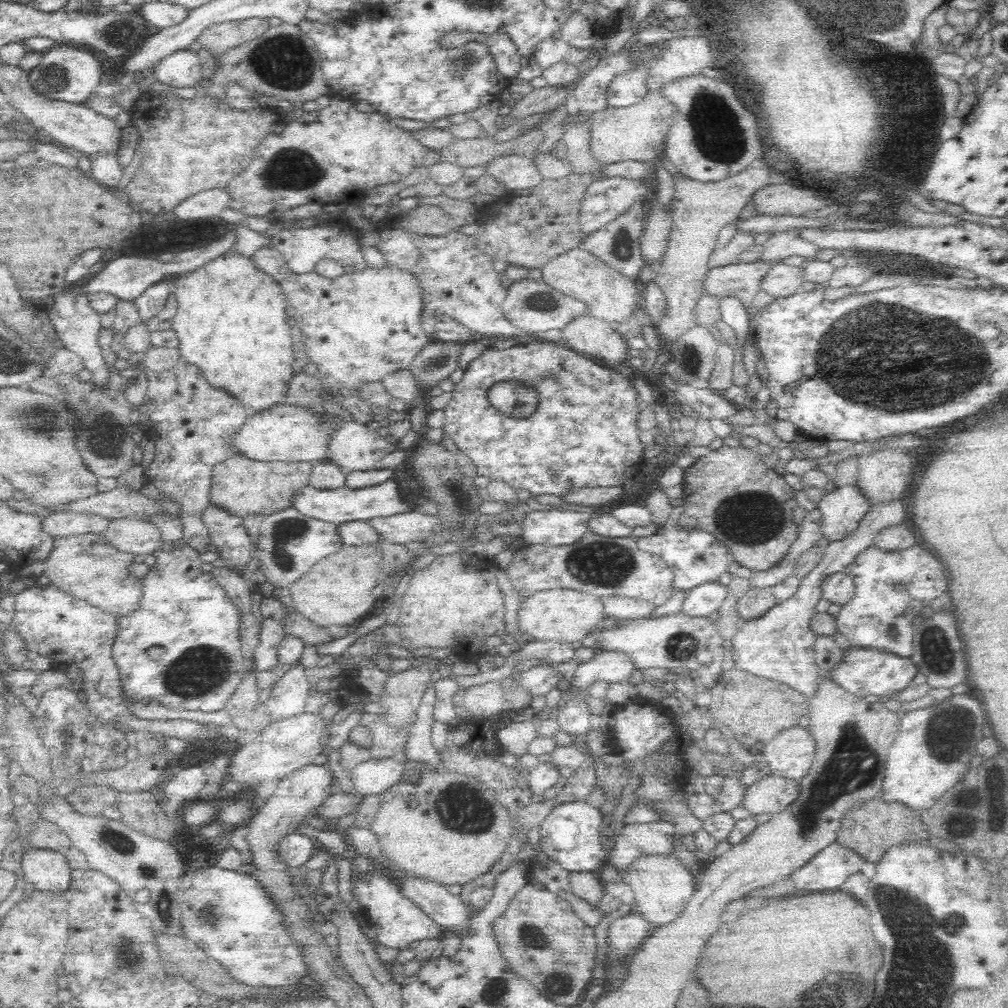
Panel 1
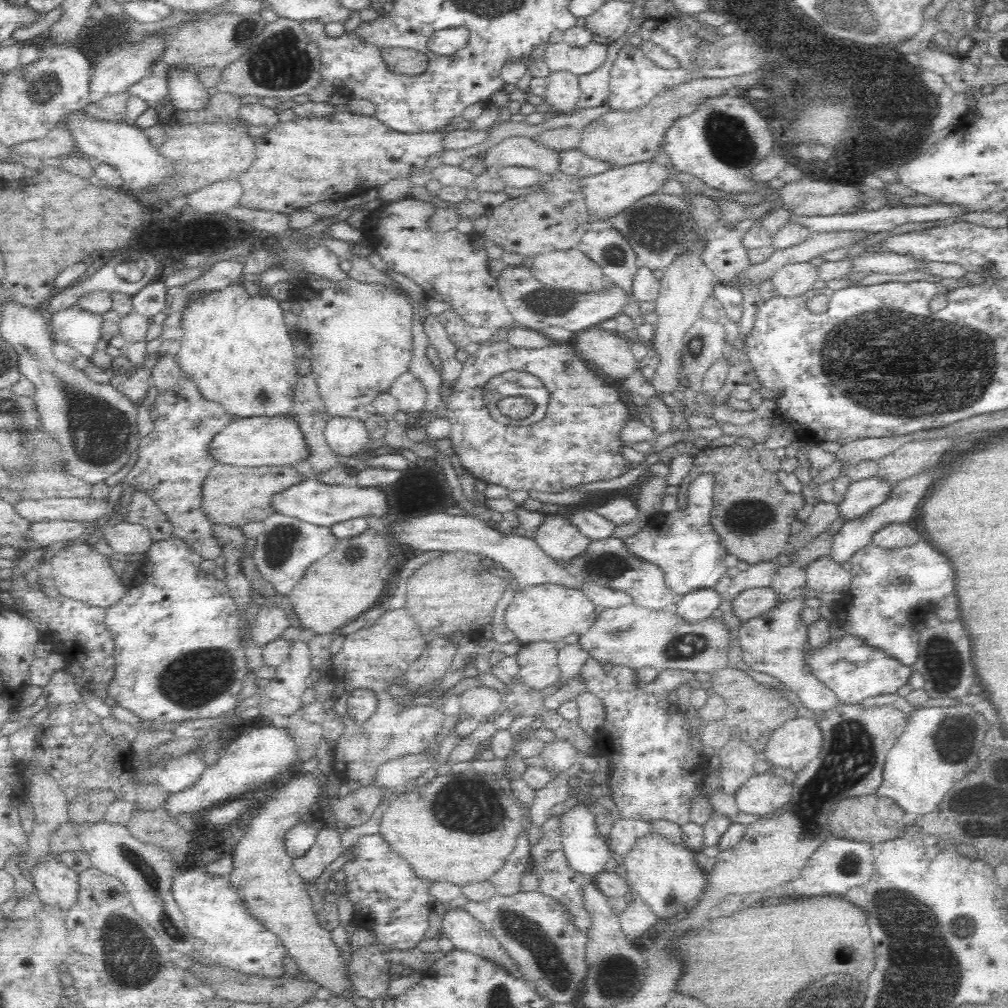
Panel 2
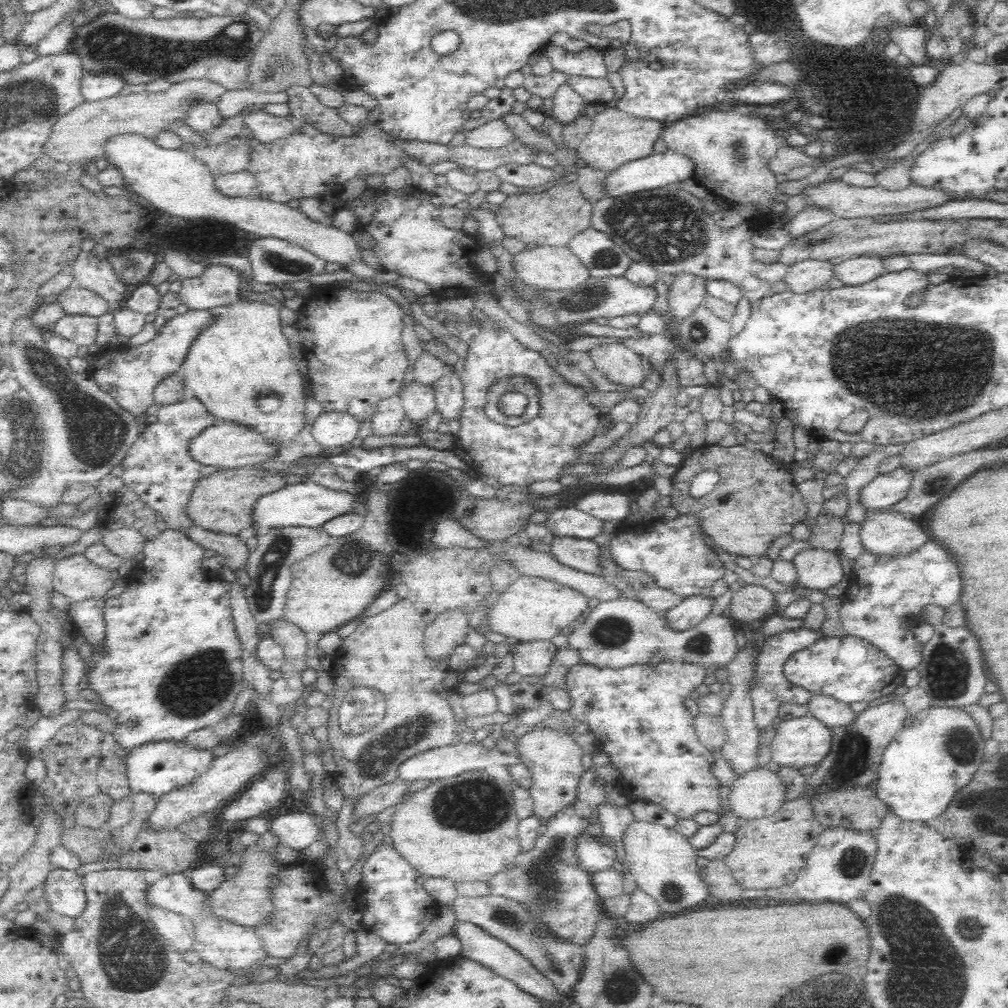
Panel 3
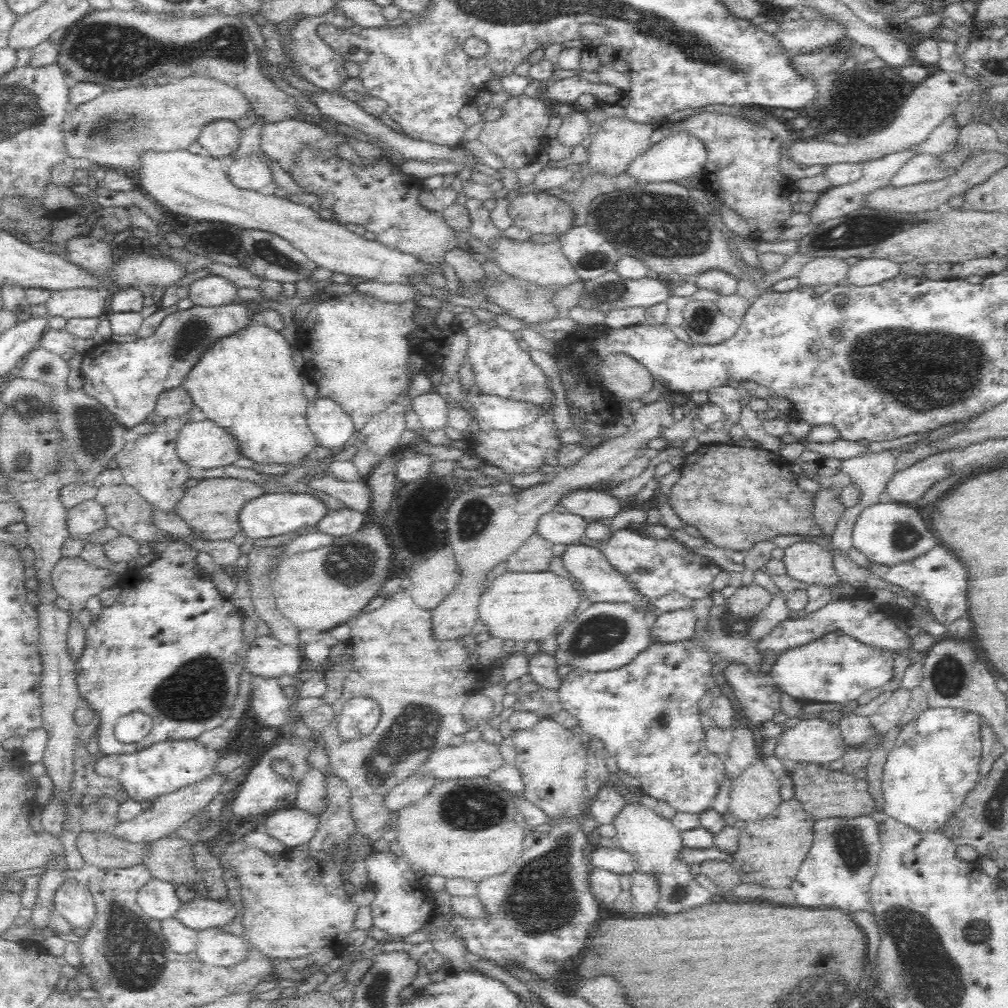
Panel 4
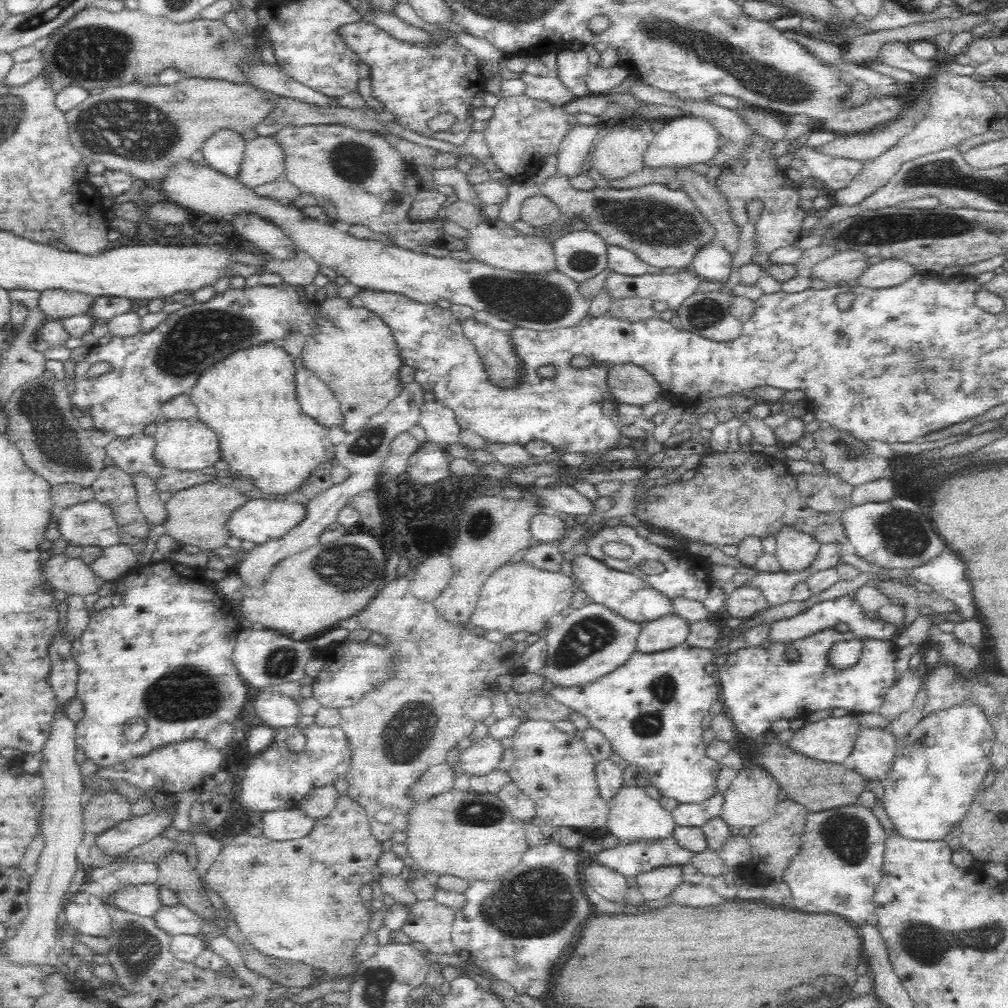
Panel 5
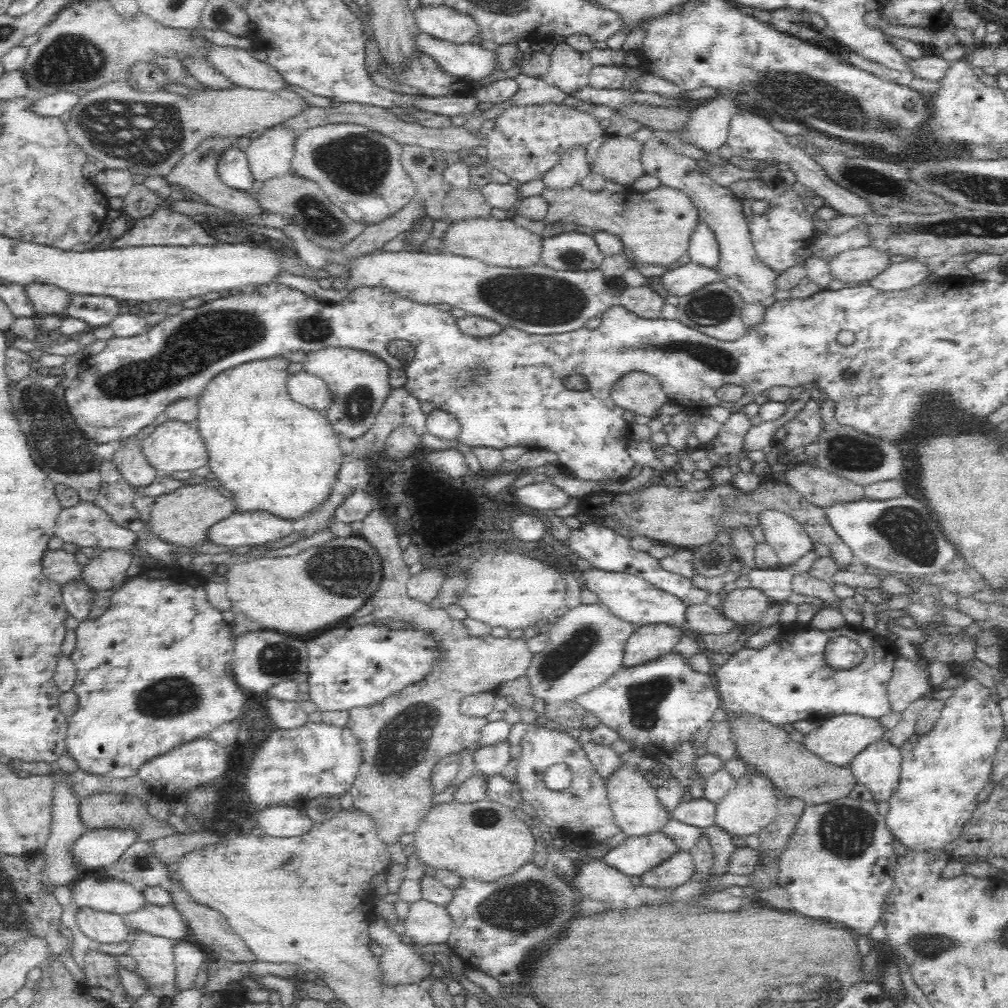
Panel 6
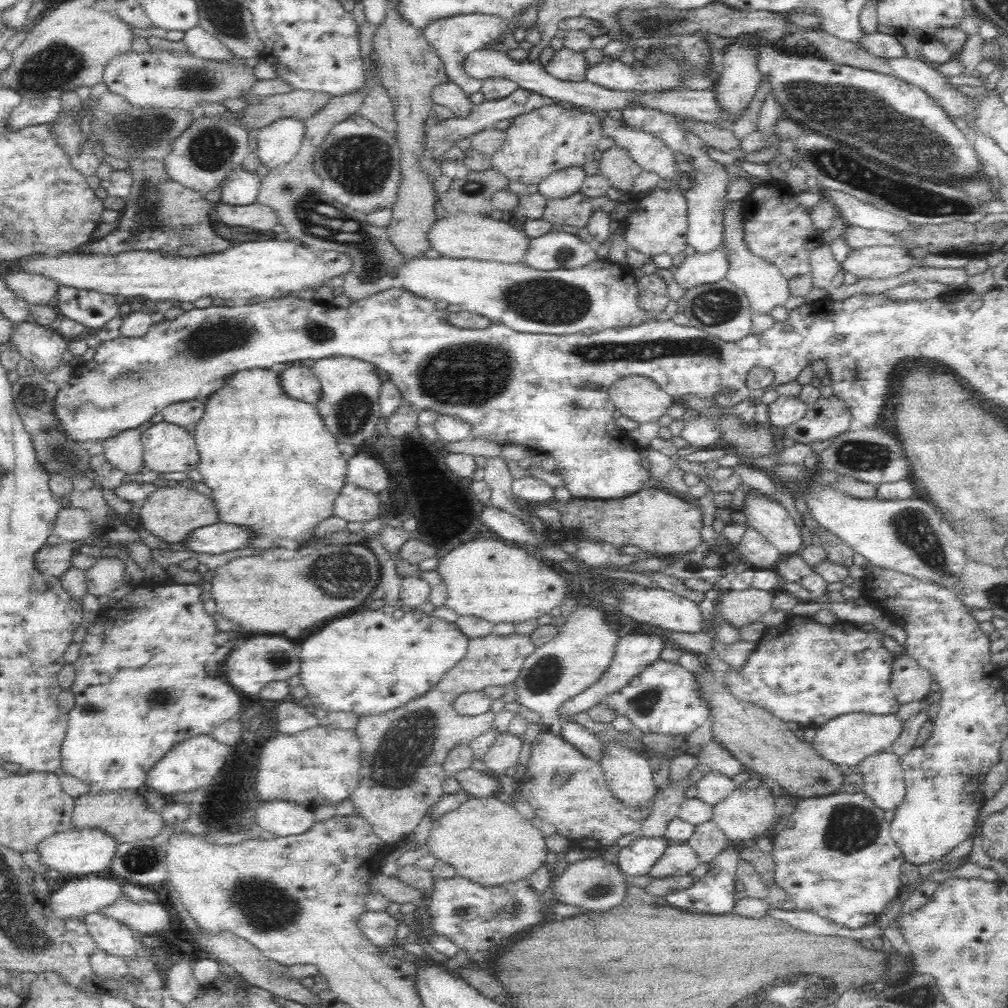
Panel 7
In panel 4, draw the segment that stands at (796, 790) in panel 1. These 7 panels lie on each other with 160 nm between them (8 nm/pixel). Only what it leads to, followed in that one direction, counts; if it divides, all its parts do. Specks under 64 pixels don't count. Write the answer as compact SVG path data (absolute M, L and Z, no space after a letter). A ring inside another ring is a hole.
M758 757L756 762L732 781L727 810L738 820L754 822L774 812L783 801L780 798L780 782L766 766L764 760Z

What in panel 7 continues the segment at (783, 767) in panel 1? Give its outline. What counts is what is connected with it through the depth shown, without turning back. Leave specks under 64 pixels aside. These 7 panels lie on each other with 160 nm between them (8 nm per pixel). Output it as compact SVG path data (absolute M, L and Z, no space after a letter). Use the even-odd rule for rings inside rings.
M849 713L822 723L816 728L811 746L818 755L836 766L856 766L870 754L888 750L898 738L902 721L896 714L878 716L876 714Z

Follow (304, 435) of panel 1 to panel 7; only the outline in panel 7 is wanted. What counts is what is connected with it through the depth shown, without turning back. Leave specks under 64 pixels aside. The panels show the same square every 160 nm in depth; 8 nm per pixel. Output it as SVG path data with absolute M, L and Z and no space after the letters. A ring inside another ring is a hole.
M160 422L142 434L143 460L147 470L162 475L198 469L200 454L192 431Z

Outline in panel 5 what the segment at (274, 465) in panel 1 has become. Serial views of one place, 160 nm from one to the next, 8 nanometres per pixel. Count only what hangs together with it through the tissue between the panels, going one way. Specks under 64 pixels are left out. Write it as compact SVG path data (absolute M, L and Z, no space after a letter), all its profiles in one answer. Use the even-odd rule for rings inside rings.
M213 481L197 484L187 490L174 493L166 503L169 517L163 524L164 530L183 544L198 546L200 551L220 548L226 545L231 536L227 524L232 513L249 500L250 498L244 494L238 483L231 486Z

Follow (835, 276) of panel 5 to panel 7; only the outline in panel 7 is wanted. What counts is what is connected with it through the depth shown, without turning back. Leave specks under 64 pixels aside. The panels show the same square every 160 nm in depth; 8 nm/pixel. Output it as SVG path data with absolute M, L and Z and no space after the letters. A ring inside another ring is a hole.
M874 245L849 251L840 268L862 278L890 278L914 266L913 255L897 245Z

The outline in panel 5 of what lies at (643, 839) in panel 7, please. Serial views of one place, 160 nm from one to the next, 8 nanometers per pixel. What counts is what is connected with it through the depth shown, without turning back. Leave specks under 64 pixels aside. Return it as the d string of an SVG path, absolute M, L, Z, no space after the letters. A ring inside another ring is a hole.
M674 837L655 843L619 844L594 854L599 865L625 877L636 876L660 867L684 866L696 852L680 846Z

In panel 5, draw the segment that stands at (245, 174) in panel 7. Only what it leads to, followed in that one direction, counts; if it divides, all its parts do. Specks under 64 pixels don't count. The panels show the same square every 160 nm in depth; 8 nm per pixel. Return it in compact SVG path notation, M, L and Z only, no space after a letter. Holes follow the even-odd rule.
M229 128L216 130L202 145L203 162L234 178L238 174L246 143L240 132Z

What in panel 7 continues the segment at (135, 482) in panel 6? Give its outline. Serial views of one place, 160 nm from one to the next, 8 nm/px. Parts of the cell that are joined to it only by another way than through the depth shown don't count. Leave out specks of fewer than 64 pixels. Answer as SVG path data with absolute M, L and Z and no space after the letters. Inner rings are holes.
M137 429L126 430L114 438L108 438L102 443L106 461L125 476L144 473L146 465L141 440L142 434Z

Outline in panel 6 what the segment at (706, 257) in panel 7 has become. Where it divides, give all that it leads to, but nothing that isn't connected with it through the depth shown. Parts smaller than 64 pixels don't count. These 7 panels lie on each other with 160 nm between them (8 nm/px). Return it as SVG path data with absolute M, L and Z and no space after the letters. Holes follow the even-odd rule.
M684 260L678 268L671 271L664 271L656 278L666 294L677 296L678 298L692 294L695 290L700 290L703 286L714 283L716 271Z

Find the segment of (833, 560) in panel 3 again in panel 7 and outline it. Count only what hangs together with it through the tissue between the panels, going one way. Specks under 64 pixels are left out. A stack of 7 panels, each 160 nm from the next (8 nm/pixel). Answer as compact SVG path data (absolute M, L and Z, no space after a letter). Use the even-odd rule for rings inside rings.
M765 494L745 498L741 513L748 526L766 538L782 557L796 555L804 548L801 529L784 506Z

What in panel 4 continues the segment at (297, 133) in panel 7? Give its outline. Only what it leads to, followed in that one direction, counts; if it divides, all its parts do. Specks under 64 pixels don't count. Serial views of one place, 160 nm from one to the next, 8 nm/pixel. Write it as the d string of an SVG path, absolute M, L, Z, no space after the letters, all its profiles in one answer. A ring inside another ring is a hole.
M250 155L226 164L226 175L240 190L263 192L273 184L268 163L258 155Z

